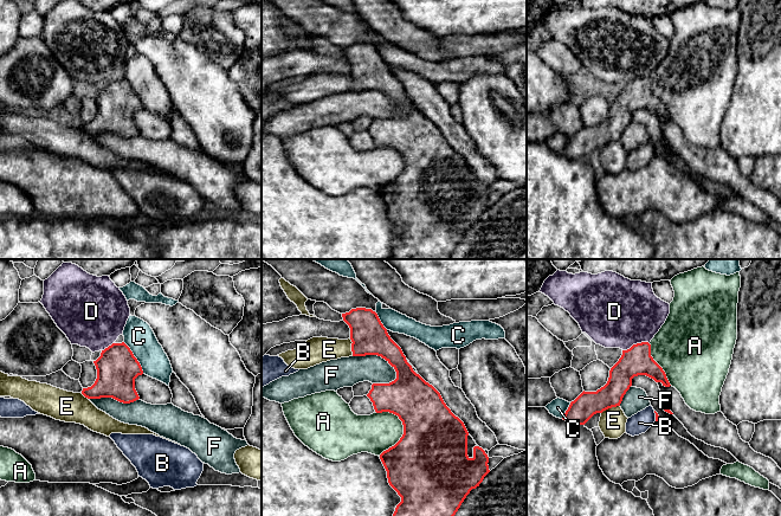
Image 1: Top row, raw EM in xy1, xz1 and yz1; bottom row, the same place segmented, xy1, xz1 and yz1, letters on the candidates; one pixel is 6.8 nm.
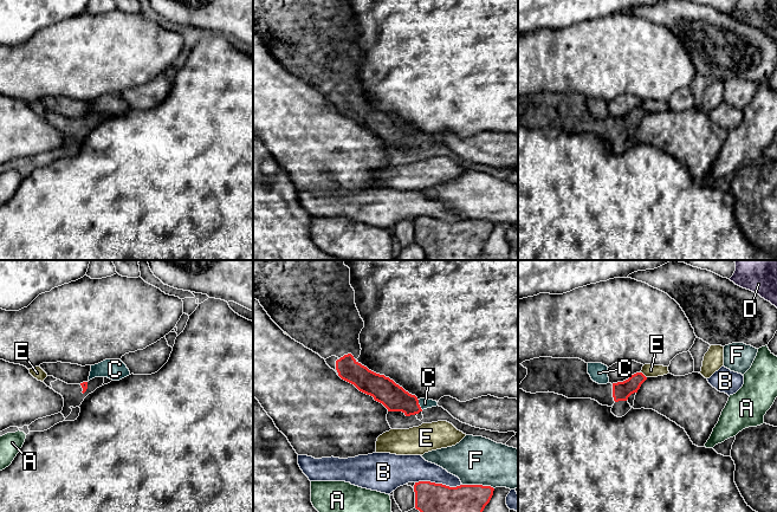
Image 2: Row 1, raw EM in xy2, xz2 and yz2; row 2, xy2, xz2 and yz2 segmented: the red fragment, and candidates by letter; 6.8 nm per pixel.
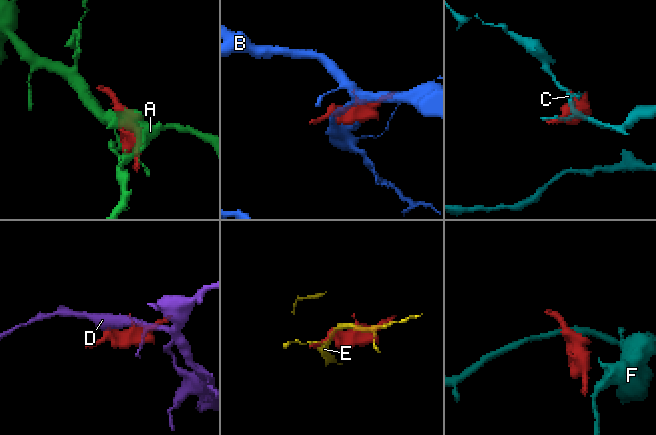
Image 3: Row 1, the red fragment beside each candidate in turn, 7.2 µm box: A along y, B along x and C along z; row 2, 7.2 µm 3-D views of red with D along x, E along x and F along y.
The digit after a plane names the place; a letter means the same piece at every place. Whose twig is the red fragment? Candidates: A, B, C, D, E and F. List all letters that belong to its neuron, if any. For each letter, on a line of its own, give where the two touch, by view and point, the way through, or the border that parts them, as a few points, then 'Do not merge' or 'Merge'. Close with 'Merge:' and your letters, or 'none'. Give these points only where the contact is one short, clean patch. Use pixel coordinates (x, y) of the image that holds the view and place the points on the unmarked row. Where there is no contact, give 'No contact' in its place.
A: Touches red at xz1 (404, 168). Do not merge
B: Touches red at xz2 (439, 219). Do not merge
C: Touches red at xy1 (135, 92). Do not merge
D: Touches red at yz1 (637, 78). Boundary: yz1 (649, 77), (637, 77), (623, 85). Do not merge
E: Touches red at yz1 (610, 142). Do not merge
F: Touches red at xz1 (378, 90). Do not merge
Merge: none

